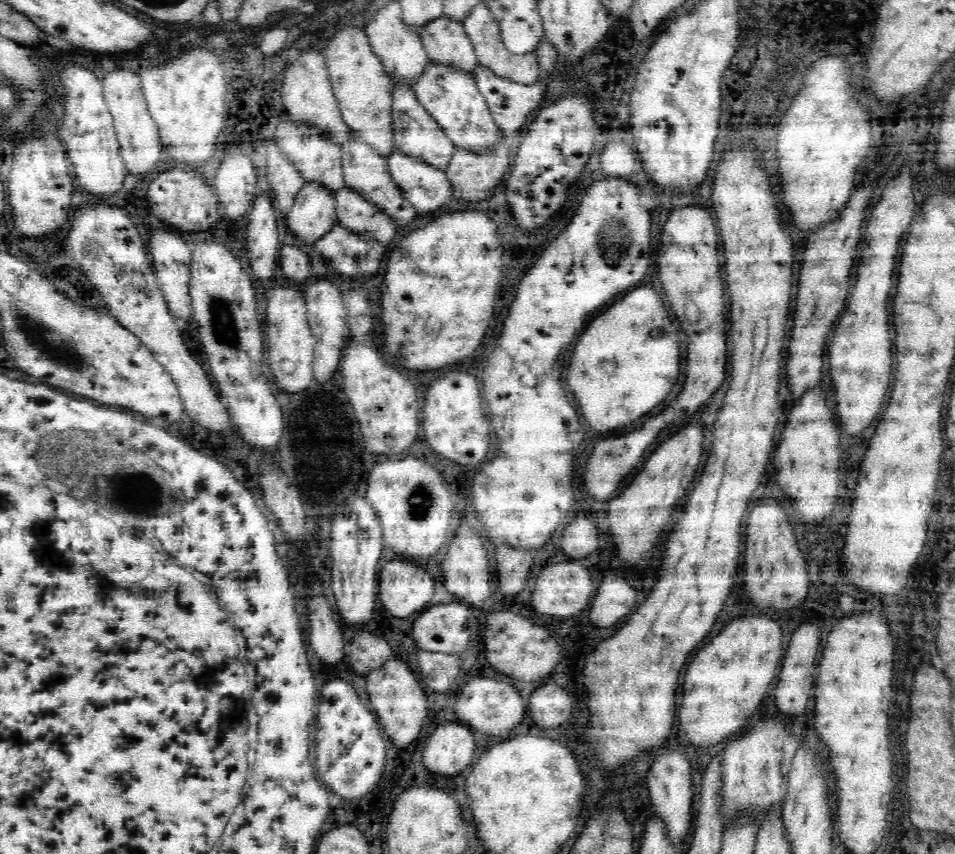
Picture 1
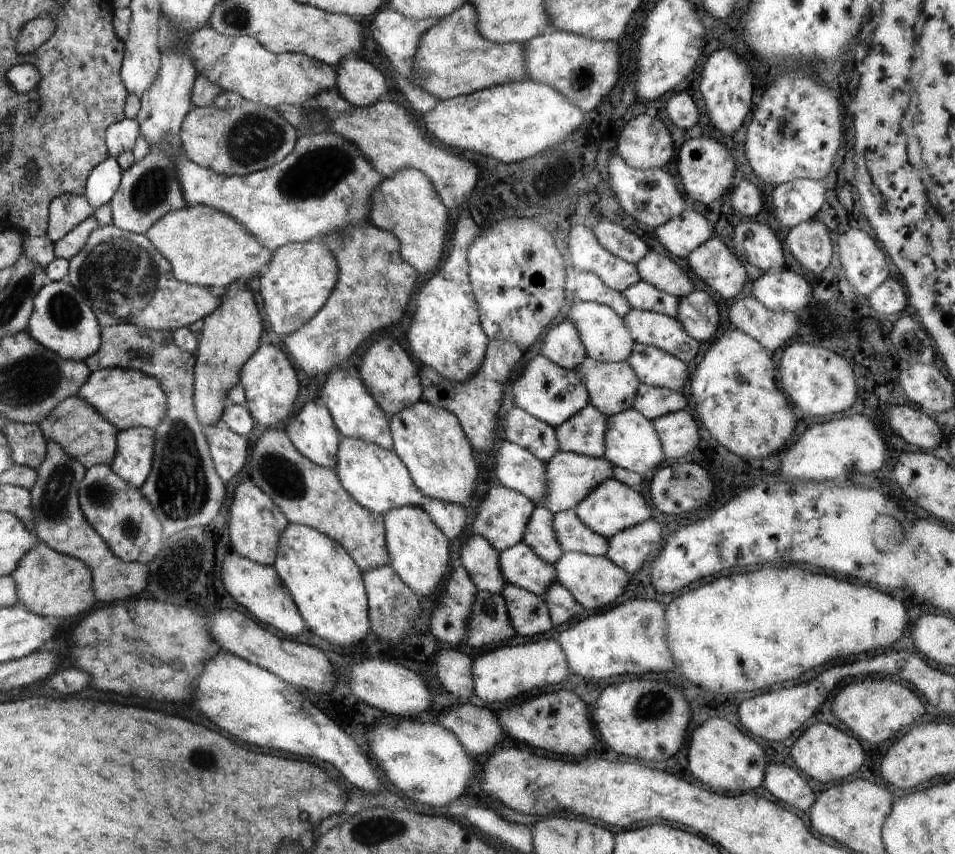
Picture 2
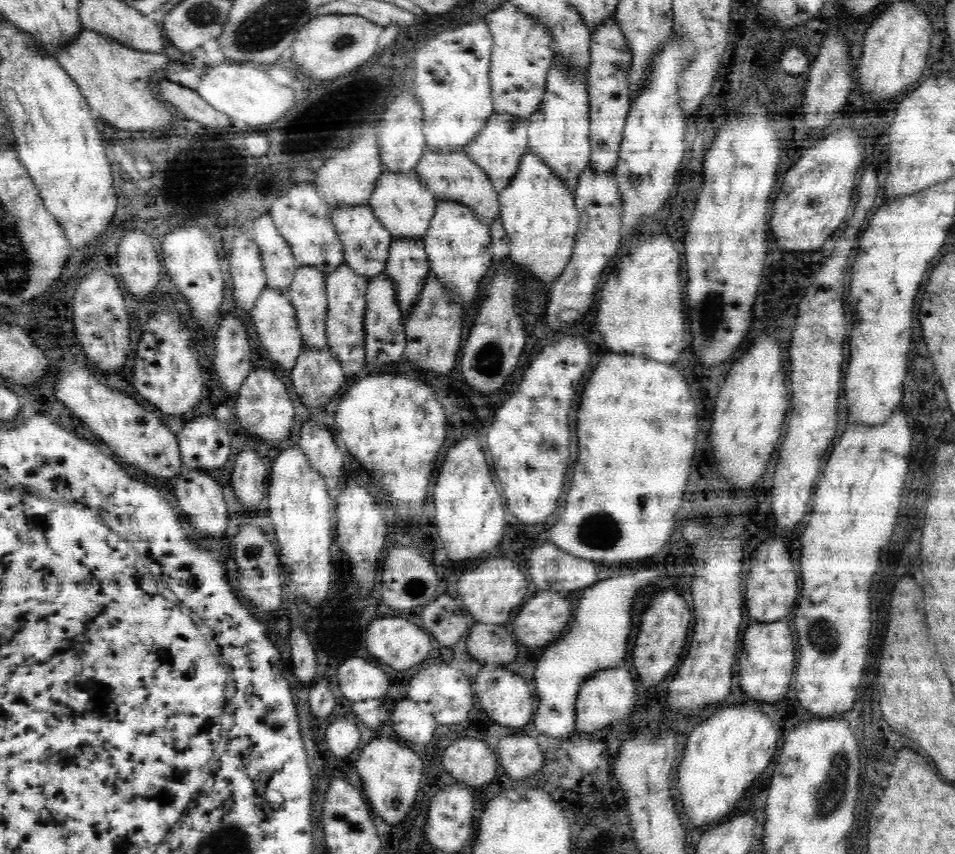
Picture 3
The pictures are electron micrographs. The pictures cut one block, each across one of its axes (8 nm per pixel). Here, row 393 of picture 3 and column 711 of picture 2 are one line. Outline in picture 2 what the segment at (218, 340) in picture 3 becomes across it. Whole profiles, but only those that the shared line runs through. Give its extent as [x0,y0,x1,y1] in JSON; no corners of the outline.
[655,210,715,259]

